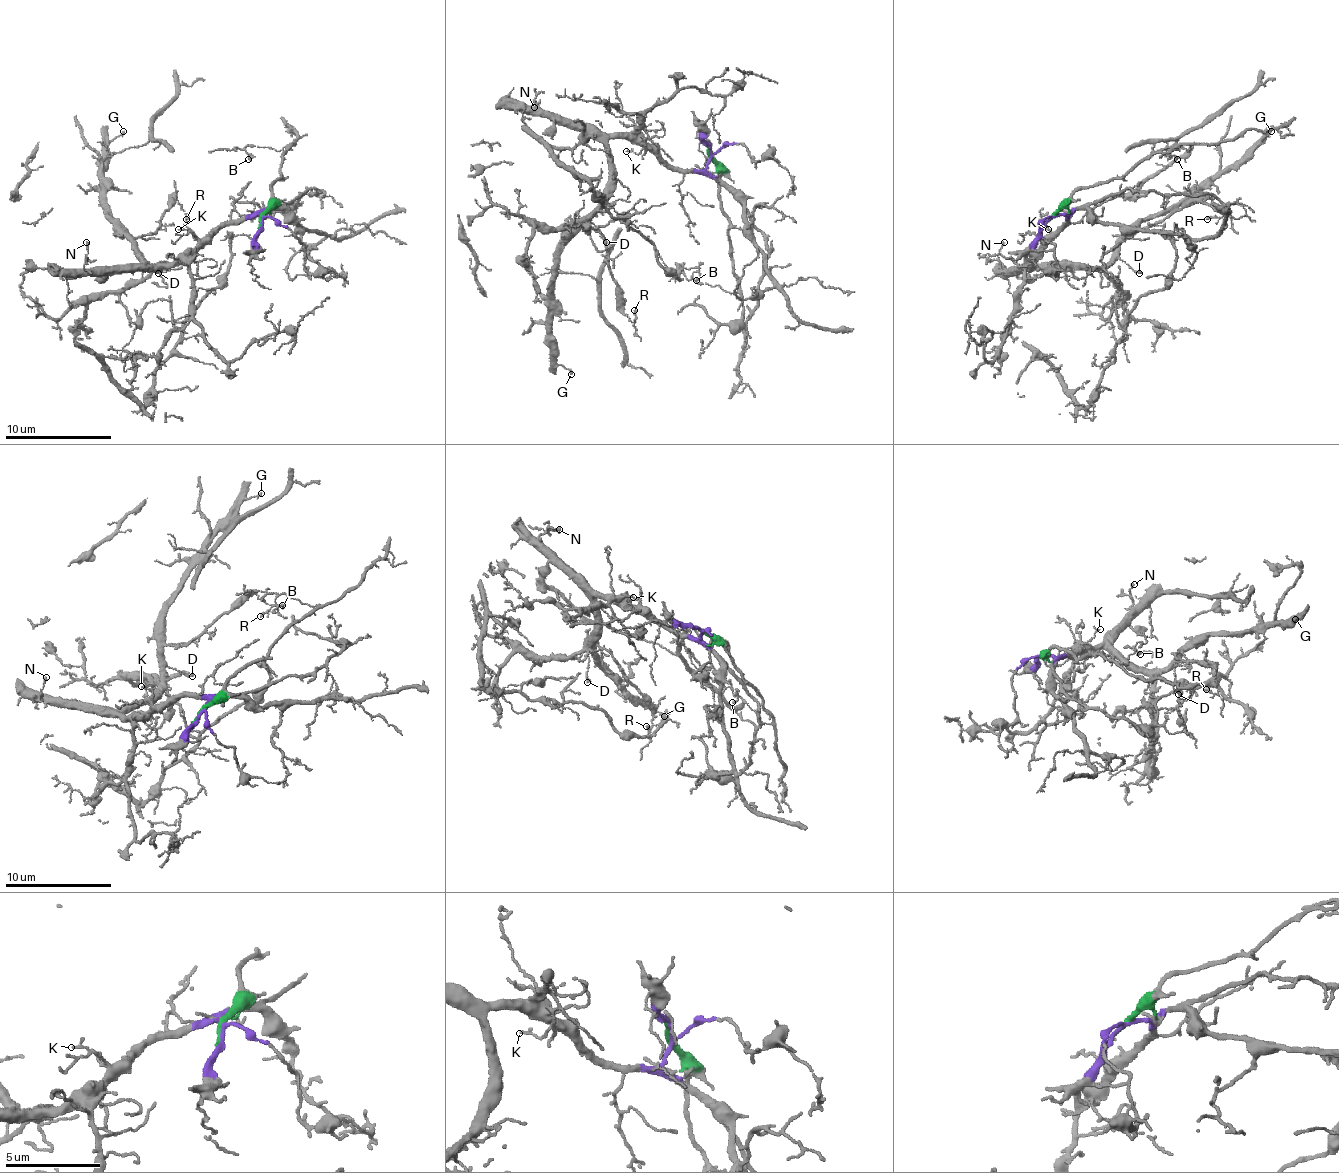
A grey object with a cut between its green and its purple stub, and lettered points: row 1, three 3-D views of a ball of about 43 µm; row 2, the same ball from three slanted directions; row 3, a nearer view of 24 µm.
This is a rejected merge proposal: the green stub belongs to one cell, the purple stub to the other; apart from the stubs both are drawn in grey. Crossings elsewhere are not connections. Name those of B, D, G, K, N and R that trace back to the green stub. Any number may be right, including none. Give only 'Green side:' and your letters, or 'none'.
Green side: B

